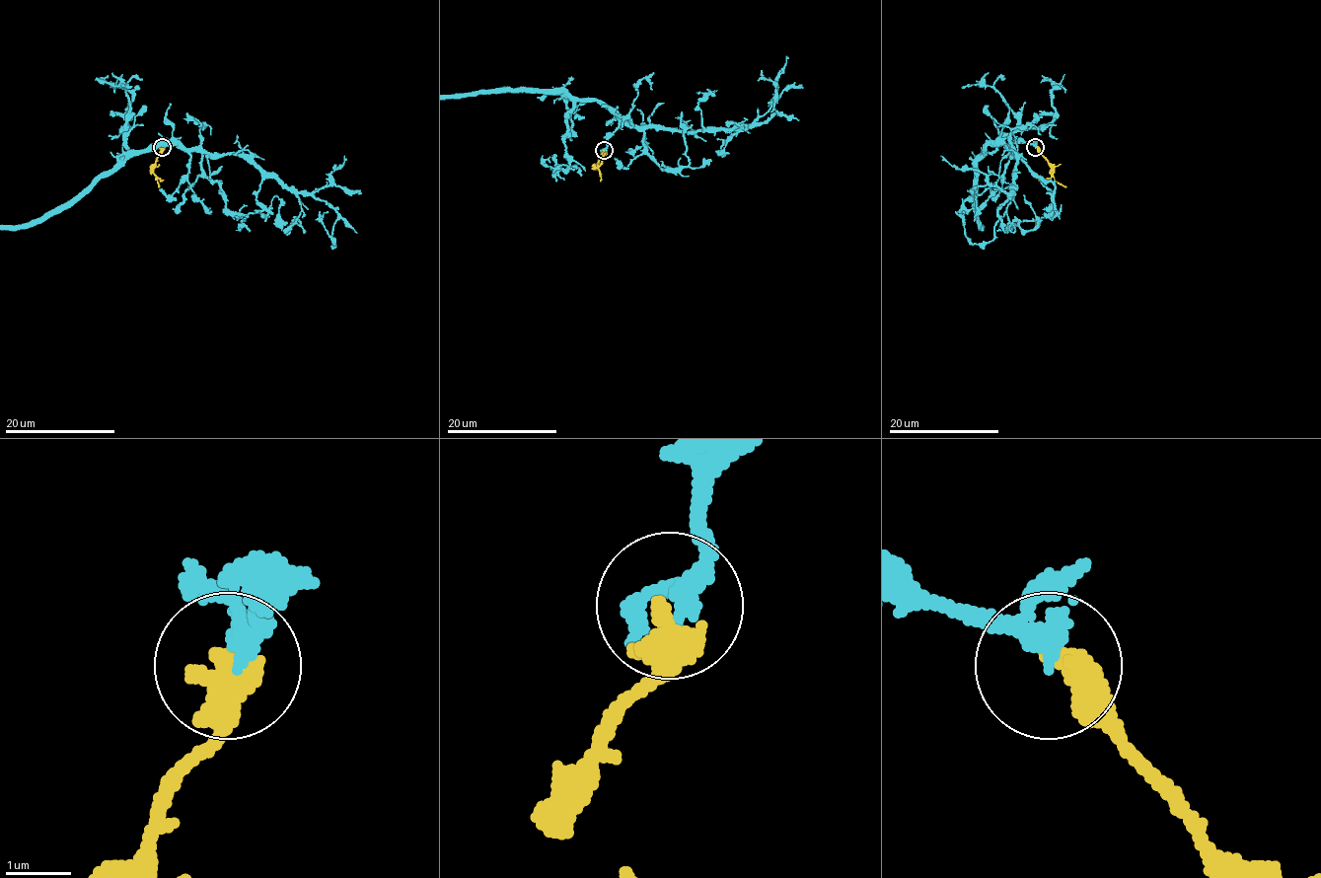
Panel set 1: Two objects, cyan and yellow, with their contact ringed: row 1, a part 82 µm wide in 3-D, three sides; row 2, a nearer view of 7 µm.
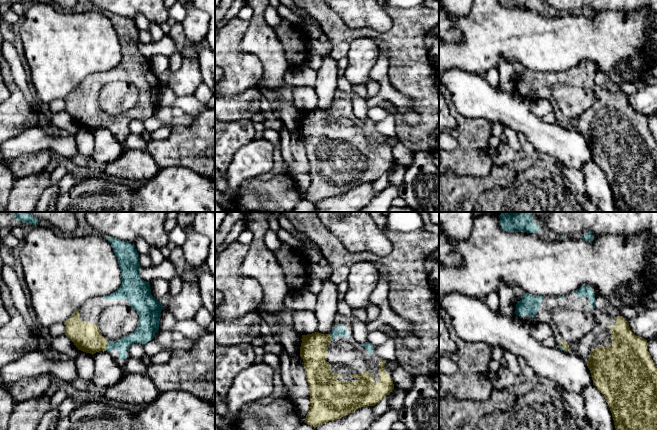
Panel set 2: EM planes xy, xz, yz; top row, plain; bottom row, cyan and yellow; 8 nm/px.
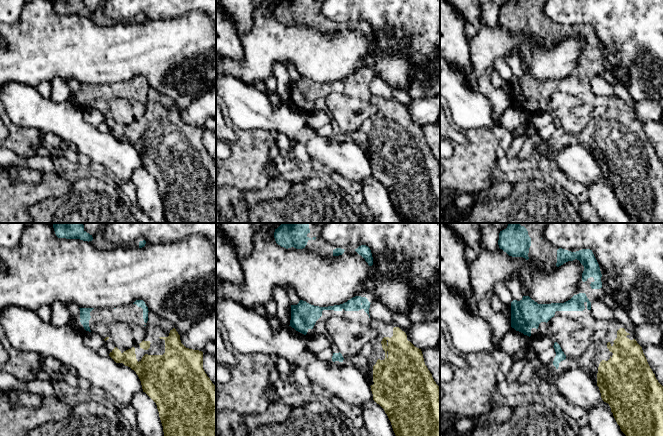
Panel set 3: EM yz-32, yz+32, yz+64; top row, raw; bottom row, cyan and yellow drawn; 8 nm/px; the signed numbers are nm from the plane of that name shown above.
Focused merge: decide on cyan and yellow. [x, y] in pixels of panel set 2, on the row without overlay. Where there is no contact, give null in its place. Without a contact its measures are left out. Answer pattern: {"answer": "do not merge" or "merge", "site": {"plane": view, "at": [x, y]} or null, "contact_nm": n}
{"answer": "merge", "site": {"plane": "xy", "at": [107, 122]}, "contact_nm": 80}

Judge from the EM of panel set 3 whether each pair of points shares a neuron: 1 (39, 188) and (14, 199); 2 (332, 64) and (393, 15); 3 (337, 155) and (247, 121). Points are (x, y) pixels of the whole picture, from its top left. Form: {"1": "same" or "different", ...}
{"1": "same", "2": "different", "3": "same"}

